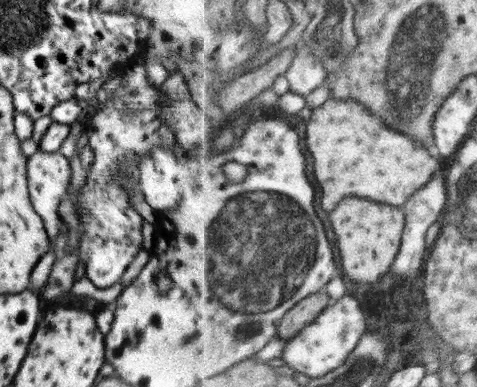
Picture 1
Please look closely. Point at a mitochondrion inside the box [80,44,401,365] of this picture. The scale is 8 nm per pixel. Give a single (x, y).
(266, 247)

